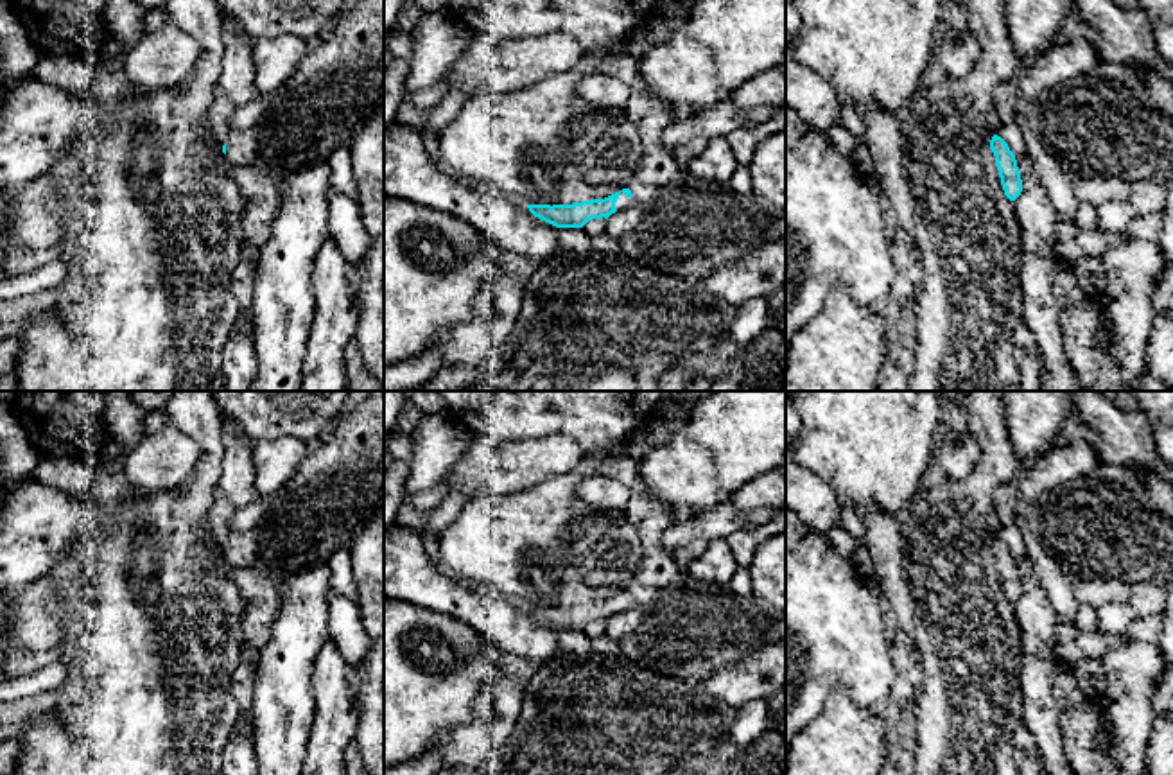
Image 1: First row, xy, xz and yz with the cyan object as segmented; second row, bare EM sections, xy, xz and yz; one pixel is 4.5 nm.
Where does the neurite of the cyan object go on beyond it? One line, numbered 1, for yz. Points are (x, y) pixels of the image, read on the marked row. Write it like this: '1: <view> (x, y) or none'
1: none

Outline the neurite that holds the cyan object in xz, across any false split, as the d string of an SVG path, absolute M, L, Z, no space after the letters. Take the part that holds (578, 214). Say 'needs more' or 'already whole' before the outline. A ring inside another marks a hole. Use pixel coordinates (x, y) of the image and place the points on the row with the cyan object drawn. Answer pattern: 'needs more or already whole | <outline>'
needs more | M622 188L604 199L581 201L572 205L527 205L529 212L556 228L583 228L592 219L608 219L619 210L633 205L630 188Z

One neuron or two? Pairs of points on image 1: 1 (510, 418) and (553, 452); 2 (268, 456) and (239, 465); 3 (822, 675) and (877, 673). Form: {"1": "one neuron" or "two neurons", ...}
{"1": "two neurons", "2": "two neurons", "3": "one neuron"}

